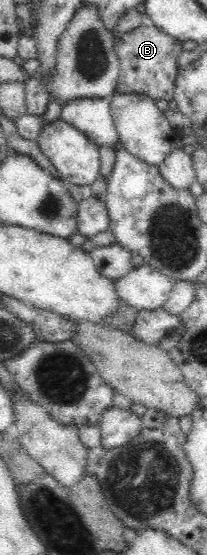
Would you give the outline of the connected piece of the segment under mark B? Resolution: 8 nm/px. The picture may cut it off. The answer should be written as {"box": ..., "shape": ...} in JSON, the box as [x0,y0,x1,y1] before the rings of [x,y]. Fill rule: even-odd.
{"box":[113,24,183,100],"shape":[[[153,24],[137,27],[119,39],[113,37],[113,40],[115,40],[115,53],[121,64],[115,91],[123,94],[135,92],[147,94],[153,99],[171,100],[178,74],[175,63],[183,51],[182,41],[167,35]]]}

